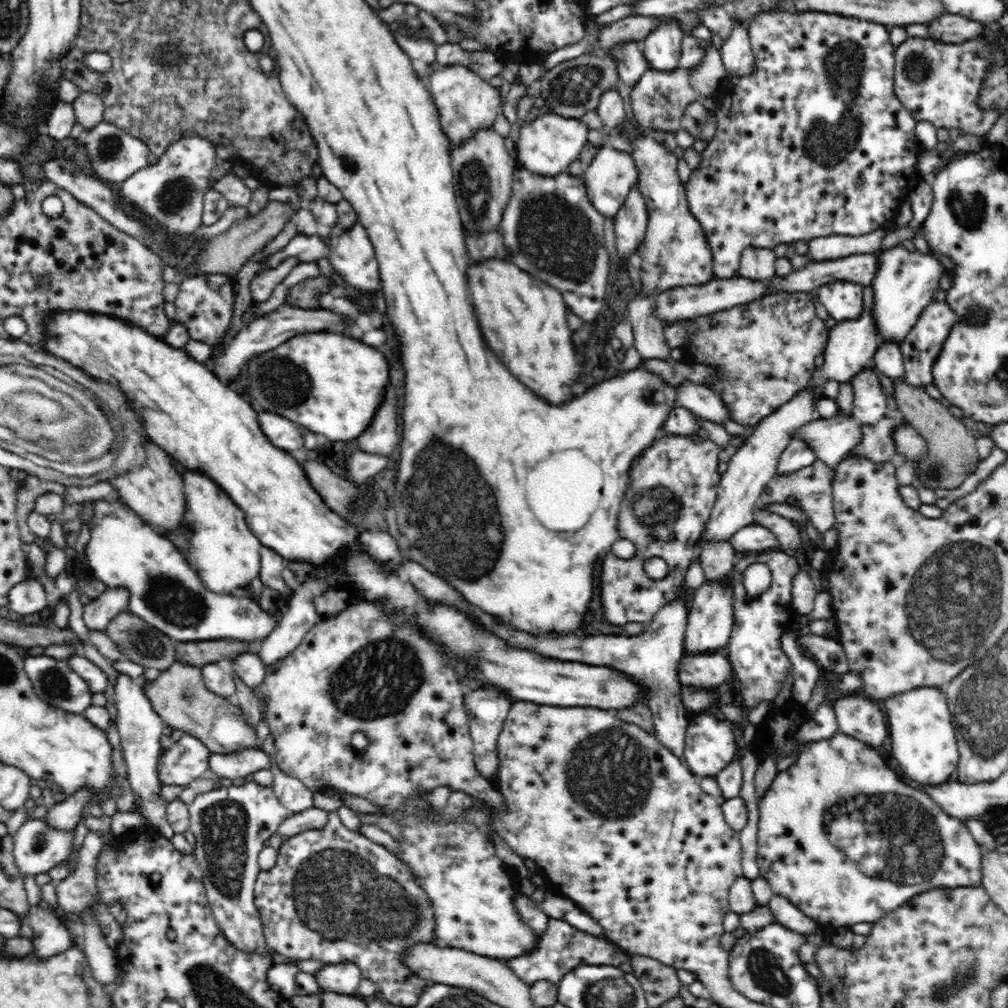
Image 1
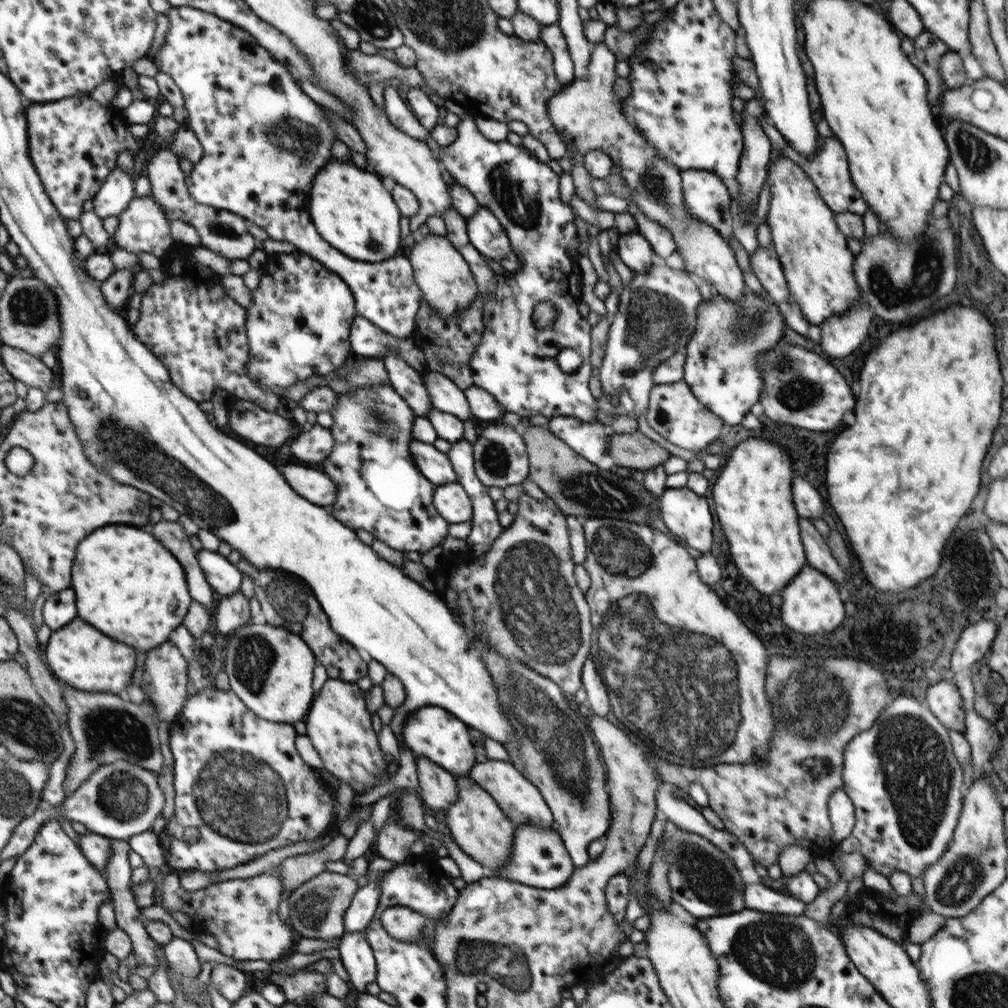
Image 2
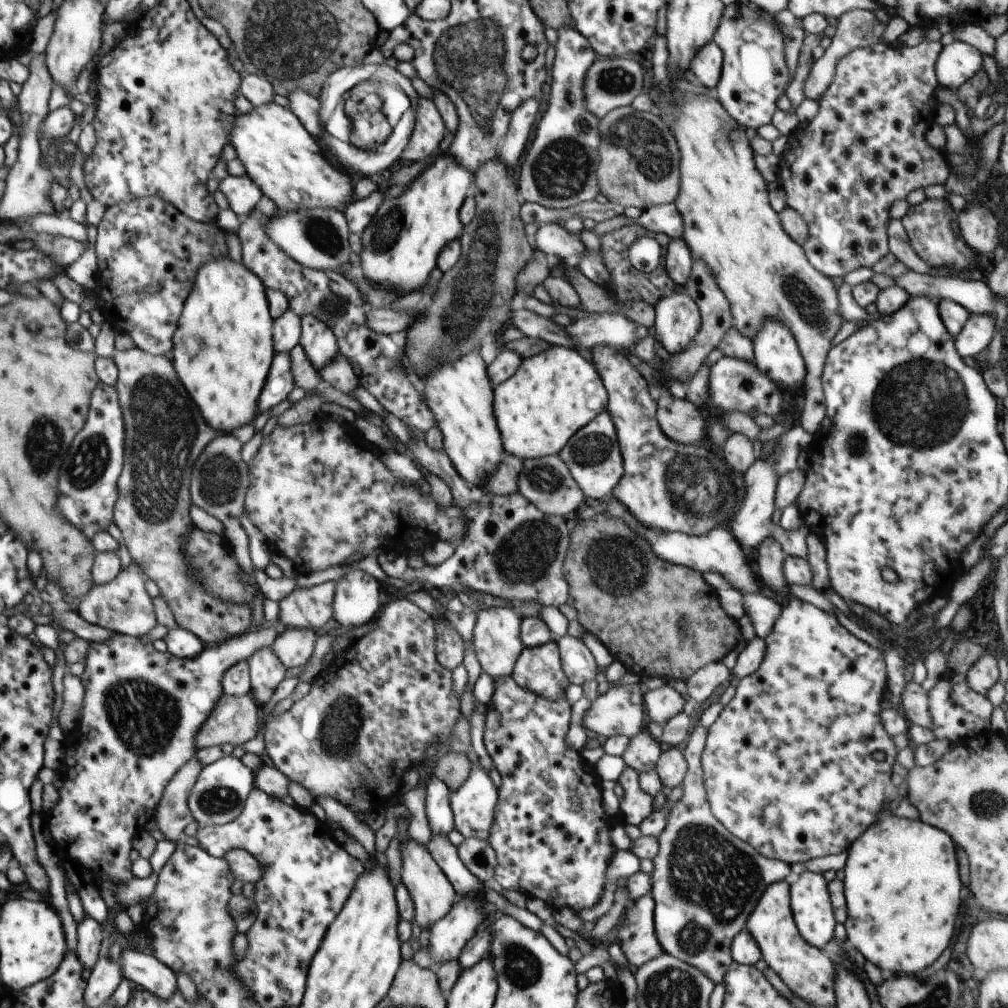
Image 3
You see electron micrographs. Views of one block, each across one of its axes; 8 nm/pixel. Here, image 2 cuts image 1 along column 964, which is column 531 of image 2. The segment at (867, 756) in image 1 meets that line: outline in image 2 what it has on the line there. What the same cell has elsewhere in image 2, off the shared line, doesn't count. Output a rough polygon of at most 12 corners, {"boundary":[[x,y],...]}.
{"boundary":[[521,824],[496,877],[558,889],[574,869],[556,827]]}

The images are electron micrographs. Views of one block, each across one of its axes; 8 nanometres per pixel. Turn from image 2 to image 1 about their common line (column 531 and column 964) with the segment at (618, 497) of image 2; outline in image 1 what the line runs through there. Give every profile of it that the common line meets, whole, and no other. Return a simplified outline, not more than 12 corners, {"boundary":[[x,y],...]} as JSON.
{"boundary":[[893,380],[904,419],[928,443],[922,486],[958,488],[977,437],[923,387]]}

